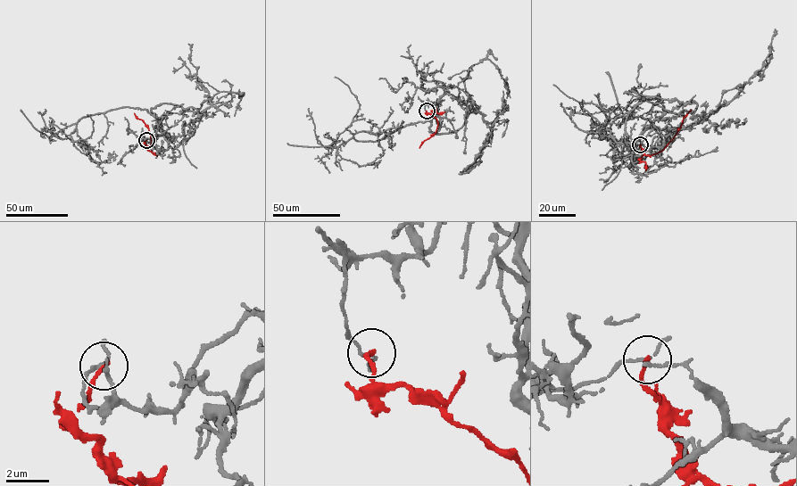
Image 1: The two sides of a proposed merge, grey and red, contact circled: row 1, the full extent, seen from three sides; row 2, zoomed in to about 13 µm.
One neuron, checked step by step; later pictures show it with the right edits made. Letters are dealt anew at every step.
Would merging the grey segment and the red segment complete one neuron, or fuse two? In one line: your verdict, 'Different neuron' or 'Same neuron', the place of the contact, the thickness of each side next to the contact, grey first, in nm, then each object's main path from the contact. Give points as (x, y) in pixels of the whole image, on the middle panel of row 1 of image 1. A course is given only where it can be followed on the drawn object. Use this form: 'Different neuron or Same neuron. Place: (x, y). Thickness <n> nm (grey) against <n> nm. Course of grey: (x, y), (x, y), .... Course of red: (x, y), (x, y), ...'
Different neuron. Place: (427, 111). Thickness 130 nm (grey) against 190 nm. Course of grey: (427, 111), (437, 102), (430, 132), (454, 132), (474, 110), (472, 65), (489, 60), (504, 82). Course of red: (427, 111), (435, 118), (437, 125), (433, 135), (419, 147)

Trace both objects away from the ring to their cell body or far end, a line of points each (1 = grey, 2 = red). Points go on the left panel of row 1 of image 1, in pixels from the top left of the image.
1: (146, 140), (161, 135), (160, 120), (151, 111), (162, 103), (199, 111), (220, 92), (244, 93), (235, 116)
2: (146, 140), (145, 144), (149, 146), (147, 126), (134, 113)

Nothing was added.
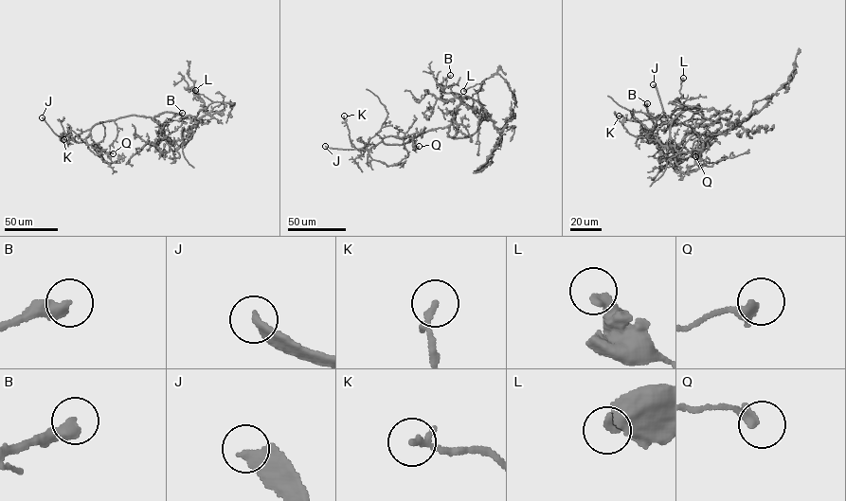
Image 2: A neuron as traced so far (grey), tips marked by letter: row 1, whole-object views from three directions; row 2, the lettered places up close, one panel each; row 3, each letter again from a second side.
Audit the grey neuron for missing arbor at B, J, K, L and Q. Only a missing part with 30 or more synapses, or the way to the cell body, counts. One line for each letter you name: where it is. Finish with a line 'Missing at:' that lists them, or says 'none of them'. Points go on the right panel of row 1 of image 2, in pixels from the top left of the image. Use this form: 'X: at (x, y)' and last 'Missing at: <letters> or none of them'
J: at (653, 84)
Missing at: J

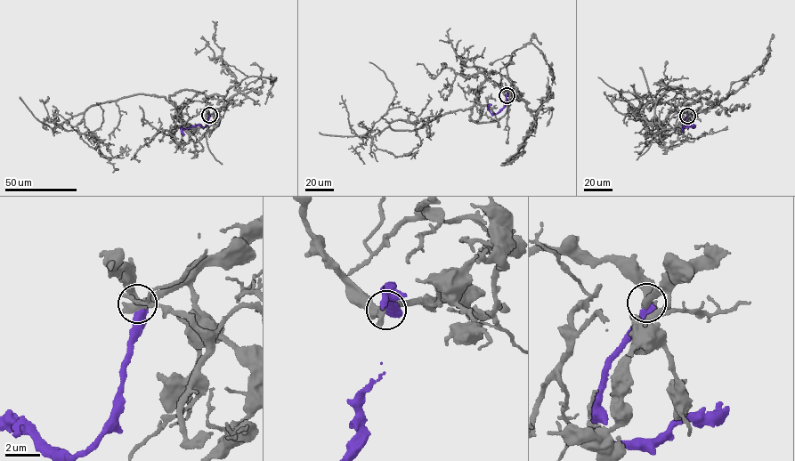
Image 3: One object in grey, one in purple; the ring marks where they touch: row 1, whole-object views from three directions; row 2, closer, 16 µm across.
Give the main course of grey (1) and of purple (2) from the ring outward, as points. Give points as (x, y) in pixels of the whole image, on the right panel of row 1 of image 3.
1: (687, 116), (710, 92), (685, 100), (680, 84), (639, 111), (598, 76)
2: (687, 116), (684, 126), (694, 126), (685, 126), (683, 132)

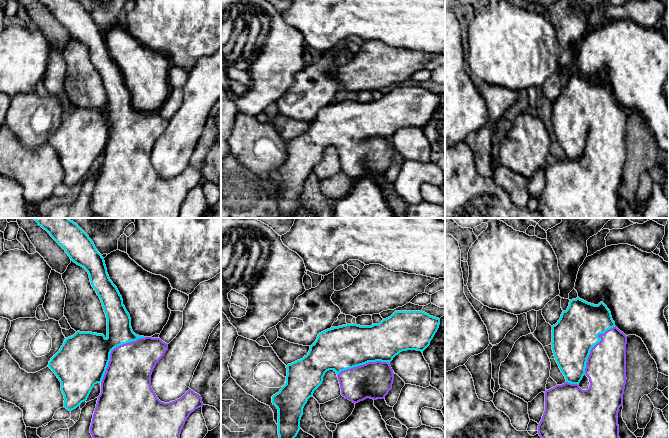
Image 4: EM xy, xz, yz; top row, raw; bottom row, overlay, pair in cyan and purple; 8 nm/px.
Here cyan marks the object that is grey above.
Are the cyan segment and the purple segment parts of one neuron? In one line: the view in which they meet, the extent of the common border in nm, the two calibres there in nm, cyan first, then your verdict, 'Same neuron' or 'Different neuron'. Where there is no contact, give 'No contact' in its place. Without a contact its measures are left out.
Touches cyan in xy. Shared border 500 nm. Thickness 400 nm (cyan) against 360 nm. Same neuron

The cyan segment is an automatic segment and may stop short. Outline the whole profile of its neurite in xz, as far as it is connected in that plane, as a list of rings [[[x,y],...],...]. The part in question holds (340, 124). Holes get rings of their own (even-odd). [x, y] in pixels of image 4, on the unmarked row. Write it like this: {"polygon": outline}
{"polygon": [[[395,87],[379,100],[346,100],[319,109],[308,130],[286,142],[286,160],[272,172],[272,179],[278,185],[278,218],[291,218],[297,212],[303,184],[322,160],[327,147],[336,148],[341,171],[355,180],[367,174],[384,175],[394,157],[389,139],[402,127],[423,128],[430,121],[439,101],[439,94],[423,87]]]}

